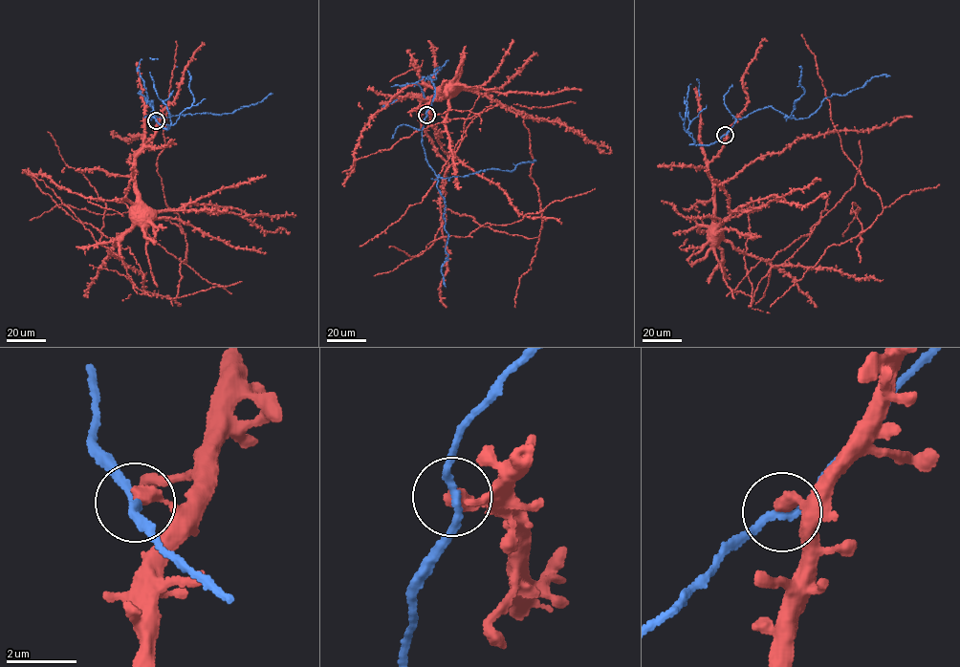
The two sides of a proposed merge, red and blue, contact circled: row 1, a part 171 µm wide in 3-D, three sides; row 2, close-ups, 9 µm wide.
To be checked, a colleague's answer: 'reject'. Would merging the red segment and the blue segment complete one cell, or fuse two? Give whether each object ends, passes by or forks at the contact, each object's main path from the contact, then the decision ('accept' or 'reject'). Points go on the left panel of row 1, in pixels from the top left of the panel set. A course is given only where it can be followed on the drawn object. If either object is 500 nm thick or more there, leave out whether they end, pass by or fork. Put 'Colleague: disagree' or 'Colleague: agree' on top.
Colleague: agree
red ends; blue passes by; course red (156, 120), (157, 131), (136, 158), (135, 187), (140, 214); course blue (156, 120), (153, 100), (146, 118), (150, 119), (152, 102), (139, 95); reject

